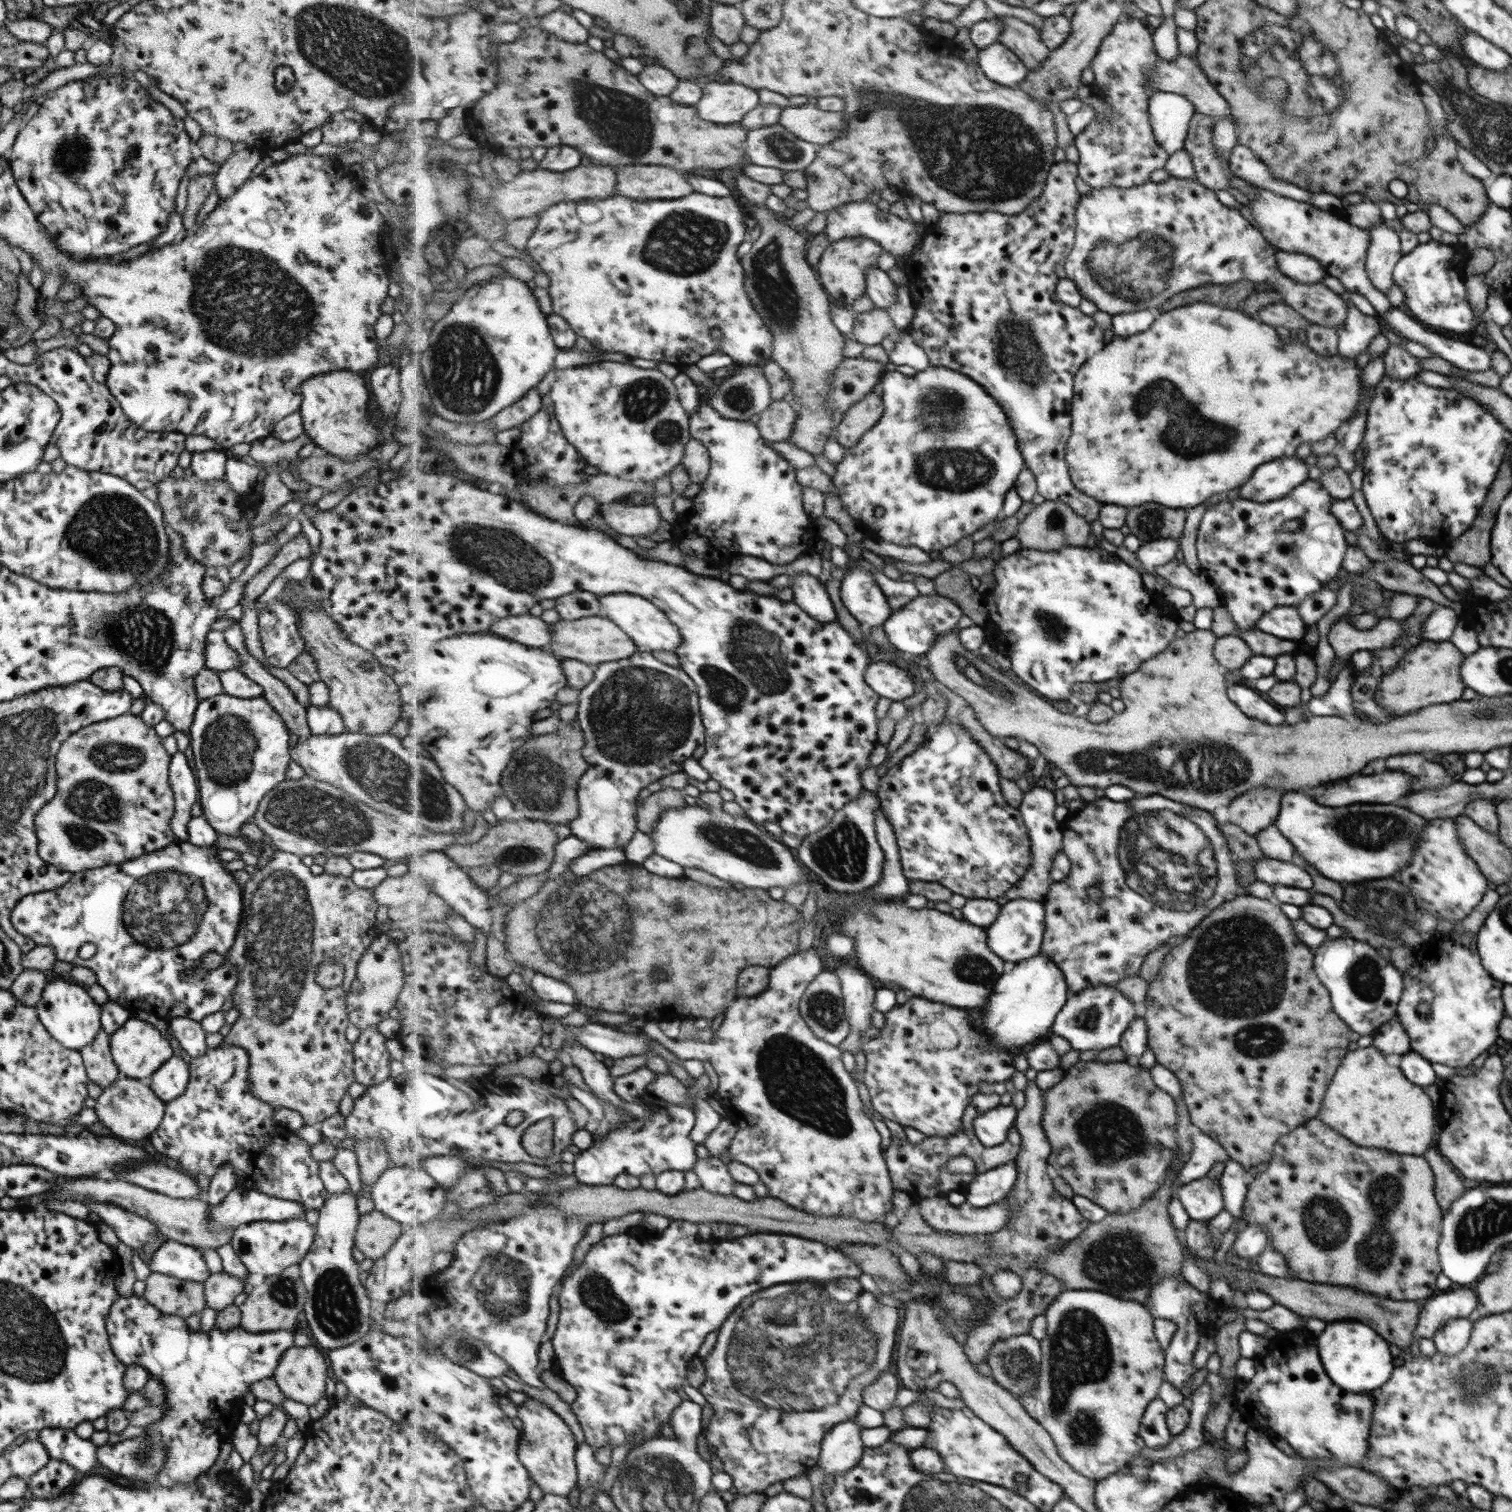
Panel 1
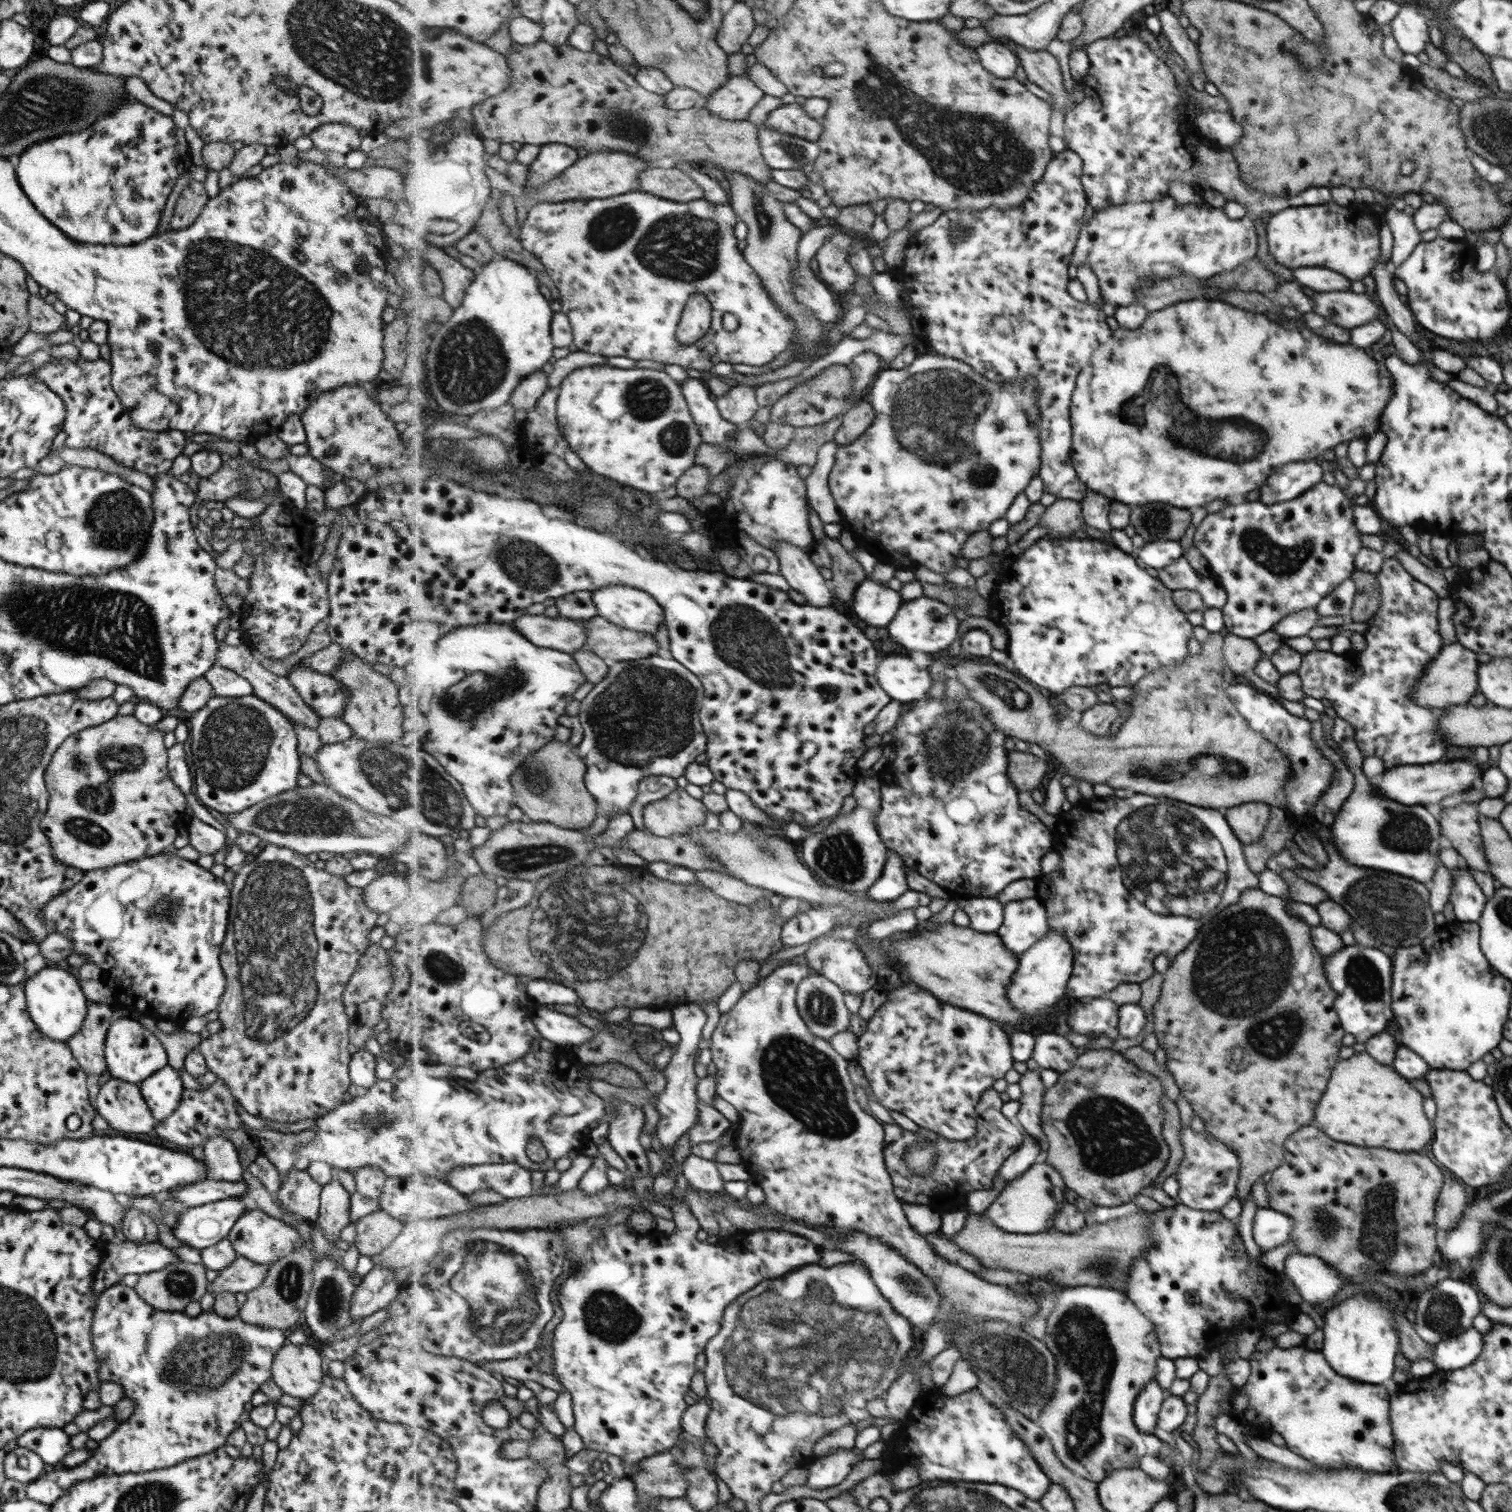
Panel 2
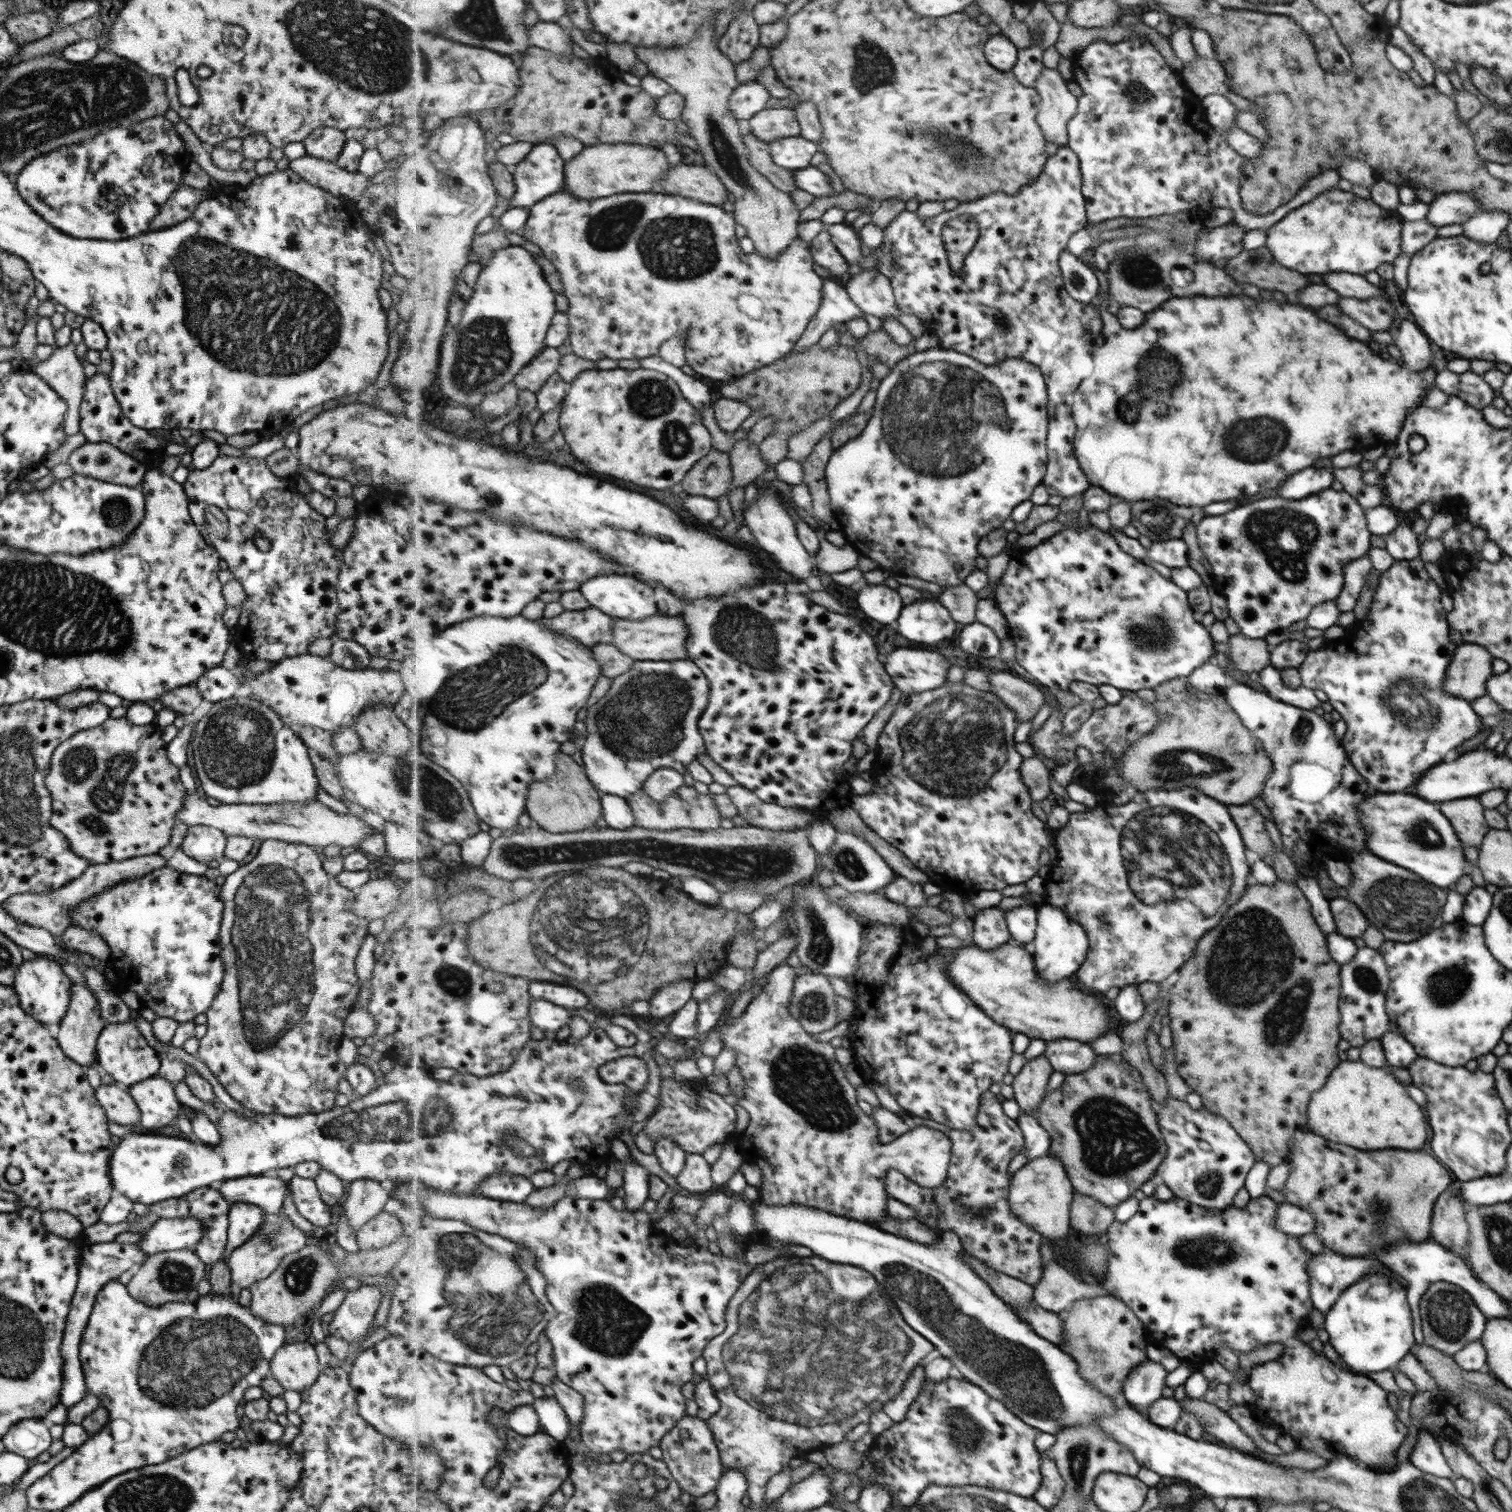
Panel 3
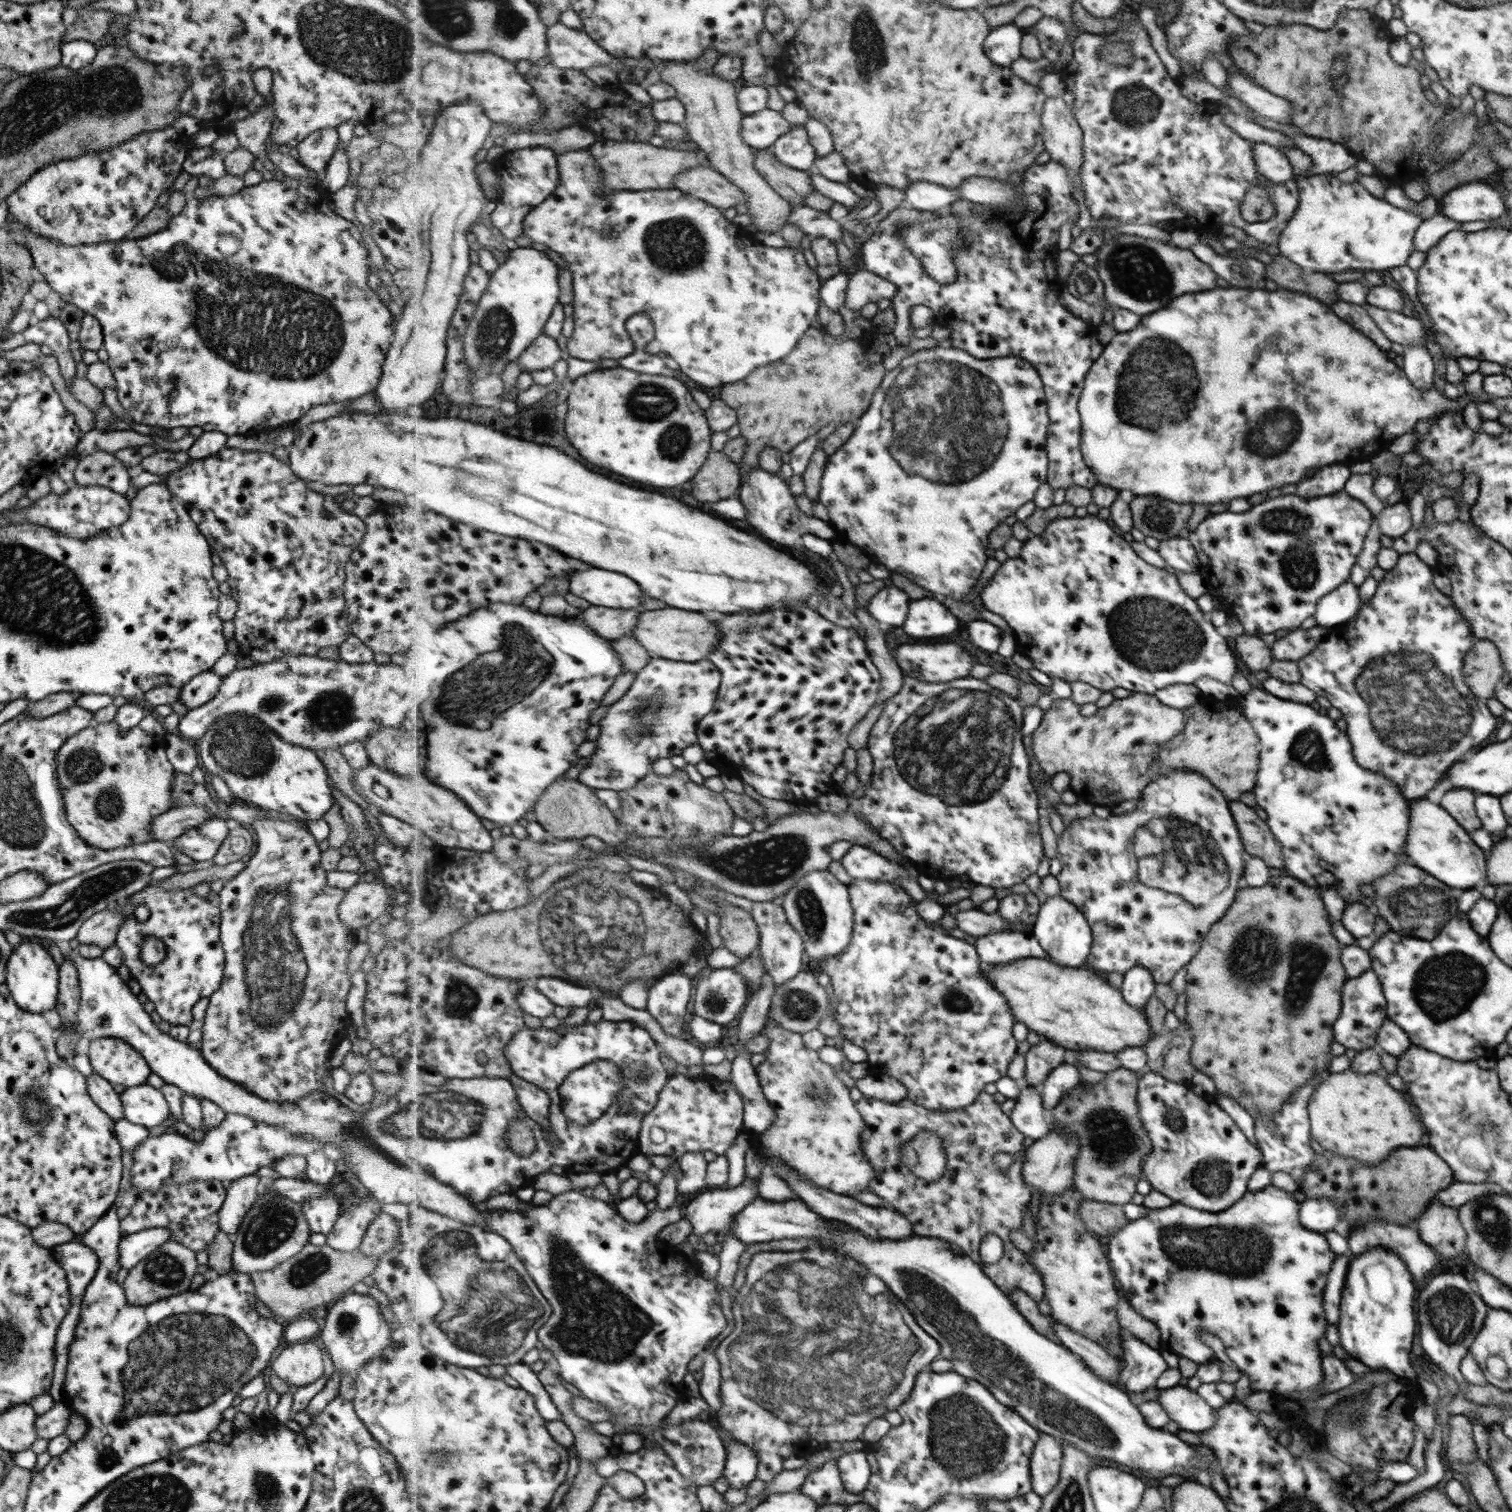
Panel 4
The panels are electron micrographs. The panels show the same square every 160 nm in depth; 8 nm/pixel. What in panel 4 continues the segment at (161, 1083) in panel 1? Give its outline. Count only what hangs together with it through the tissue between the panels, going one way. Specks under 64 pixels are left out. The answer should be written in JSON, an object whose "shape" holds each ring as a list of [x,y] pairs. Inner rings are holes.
{"shape":[[[147,1082],[124,1087],[118,1096],[123,1110],[122,1118],[131,1124],[149,1129],[161,1124],[170,1114],[159,1088],[155,1089]]]}

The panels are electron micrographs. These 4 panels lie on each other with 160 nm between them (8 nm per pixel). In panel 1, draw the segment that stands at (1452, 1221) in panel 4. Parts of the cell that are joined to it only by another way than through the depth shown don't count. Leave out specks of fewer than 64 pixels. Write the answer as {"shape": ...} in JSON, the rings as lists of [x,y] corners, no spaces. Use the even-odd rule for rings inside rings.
{"shape":[[[1373,1045],[1347,1052],[1342,1064],[1334,1072],[1335,1080],[1330,1080],[1331,1088],[1326,1088],[1327,1100],[1323,1100],[1323,1112],[1319,1112],[1319,1116],[1315,1118],[1329,1125],[1337,1133],[1343,1132],[1343,1136],[1347,1136],[1347,1140],[1351,1140],[1353,1144],[1421,1156],[1433,1140],[1433,1106],[1419,1086],[1407,1082],[1401,1070],[1395,1066],[1387,1066],[1383,1058],[1384,1055]],[[1435,1150],[1425,1152],[1423,1156],[1427,1156],[1427,1162],[1431,1164],[1431,1173],[1434,1174],[1434,1194],[1442,1211],[1445,1212],[1451,1206],[1451,1202],[1463,1194],[1465,1190],[1463,1180],[1461,1176],[1455,1174],[1455,1170],[1449,1164],[1443,1162],[1443,1158]]]}

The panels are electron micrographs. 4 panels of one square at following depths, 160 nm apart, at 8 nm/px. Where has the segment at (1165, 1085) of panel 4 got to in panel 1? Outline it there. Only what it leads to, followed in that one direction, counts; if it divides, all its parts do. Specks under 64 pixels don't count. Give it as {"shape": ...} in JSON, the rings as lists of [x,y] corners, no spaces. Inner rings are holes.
{"shape":[[[1197,1178],[1180,1185],[1175,1194],[1188,1217],[1193,1220],[1208,1221],[1224,1208],[1222,1190],[1217,1178]]]}

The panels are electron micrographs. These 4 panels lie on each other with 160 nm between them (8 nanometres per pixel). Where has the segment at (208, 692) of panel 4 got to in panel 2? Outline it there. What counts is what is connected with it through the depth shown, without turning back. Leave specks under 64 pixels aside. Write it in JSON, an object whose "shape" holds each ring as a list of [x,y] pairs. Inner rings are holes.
{"shape":[[[217,666],[209,668],[203,678],[211,685],[214,697],[241,697],[249,696],[253,690],[247,680],[238,676],[236,672]]]}

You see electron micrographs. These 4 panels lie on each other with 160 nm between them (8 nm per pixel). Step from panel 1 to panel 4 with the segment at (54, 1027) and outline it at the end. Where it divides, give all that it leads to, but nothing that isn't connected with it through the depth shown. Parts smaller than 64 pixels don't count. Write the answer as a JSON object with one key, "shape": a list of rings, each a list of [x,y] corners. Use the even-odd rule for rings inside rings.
{"shape":[[[27,939],[12,947],[5,963],[5,980],[15,1004],[19,1008],[35,1014],[42,1014],[55,1008],[58,983],[58,967],[51,955],[37,942]]]}

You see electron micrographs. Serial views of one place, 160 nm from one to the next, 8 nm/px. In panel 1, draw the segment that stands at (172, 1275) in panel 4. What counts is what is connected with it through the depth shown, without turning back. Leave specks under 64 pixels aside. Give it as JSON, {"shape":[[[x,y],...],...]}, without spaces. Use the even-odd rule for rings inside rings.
{"shape":[[[152,1272],[144,1283],[142,1297],[163,1314],[185,1319],[191,1314],[200,1313],[206,1305],[202,1282]]]}

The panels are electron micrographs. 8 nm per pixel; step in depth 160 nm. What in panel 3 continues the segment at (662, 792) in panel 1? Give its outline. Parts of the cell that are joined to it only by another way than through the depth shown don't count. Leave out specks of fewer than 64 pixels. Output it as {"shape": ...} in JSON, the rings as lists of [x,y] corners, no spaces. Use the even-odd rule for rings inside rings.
{"shape":[[[683,785],[677,792],[669,795],[664,801],[653,800],[645,788],[629,798],[636,821],[635,825],[660,831],[673,831],[674,829],[693,829],[710,831],[721,826],[722,812],[716,803],[715,795],[700,794],[692,786]]]}

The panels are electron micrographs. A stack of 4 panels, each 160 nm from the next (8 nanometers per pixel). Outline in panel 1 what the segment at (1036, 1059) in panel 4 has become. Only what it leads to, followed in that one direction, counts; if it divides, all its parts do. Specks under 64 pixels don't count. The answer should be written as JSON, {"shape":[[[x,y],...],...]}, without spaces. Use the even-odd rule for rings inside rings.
{"shape":[[[1029,1081],[1025,1091],[1027,1106],[1018,1112],[1015,1127],[1022,1135],[1022,1149],[1016,1160],[1019,1177],[1013,1192],[1001,1200],[1009,1201],[1016,1214],[1003,1230],[990,1235],[991,1250],[994,1250],[992,1256],[984,1256],[975,1262],[983,1270],[982,1278],[976,1285],[985,1292],[993,1309],[981,1324],[974,1325],[964,1344],[965,1352],[974,1365],[985,1363],[994,1344],[1001,1339],[1013,1342],[1022,1334],[1028,1334],[1033,1318],[1047,1312],[1051,1303],[1067,1290],[1066,1284],[1059,1280],[1058,1276],[1053,1276],[1050,1272],[1039,1268],[1039,1259],[1049,1258],[1053,1251],[1061,1250],[1067,1242],[1071,1244],[1089,1226],[1089,1222],[1075,1208],[1074,1201],[1065,1198],[1054,1185],[1053,1170],[1049,1162],[1054,1149],[1042,1124],[1046,1111],[1046,1101],[1043,1101],[1041,1096],[1043,1090],[1039,1088],[1036,1081]],[[1000,1270],[1010,1270],[1024,1281],[1023,1288],[1015,1299],[1003,1298],[998,1293],[992,1276]]]}

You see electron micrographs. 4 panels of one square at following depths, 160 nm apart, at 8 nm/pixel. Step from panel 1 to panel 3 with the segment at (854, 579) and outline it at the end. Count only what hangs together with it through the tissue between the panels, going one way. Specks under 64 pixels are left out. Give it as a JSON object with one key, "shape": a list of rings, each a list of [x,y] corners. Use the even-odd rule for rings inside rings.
{"shape":[[[862,583],[857,587],[857,603],[866,618],[883,625],[896,625],[903,612],[905,602],[897,589],[889,586]]]}

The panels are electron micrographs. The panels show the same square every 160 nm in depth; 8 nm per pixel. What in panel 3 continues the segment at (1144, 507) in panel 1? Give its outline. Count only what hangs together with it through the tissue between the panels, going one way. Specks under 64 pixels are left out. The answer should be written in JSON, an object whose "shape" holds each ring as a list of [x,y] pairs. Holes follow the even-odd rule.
{"shape":[[[1139,499],[1130,506],[1129,524],[1152,543],[1165,542],[1171,538],[1181,538],[1181,528],[1185,528],[1191,514],[1191,507],[1179,506],[1167,500]]]}

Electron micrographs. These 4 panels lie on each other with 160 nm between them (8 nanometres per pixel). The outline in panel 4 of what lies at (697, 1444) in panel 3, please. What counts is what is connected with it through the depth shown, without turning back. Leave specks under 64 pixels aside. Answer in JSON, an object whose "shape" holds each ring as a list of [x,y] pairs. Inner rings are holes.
{"shape":[[[693,1418],[669,1429],[659,1428],[653,1432],[651,1438],[668,1452],[683,1476],[698,1486],[712,1486],[715,1480],[724,1476],[728,1449],[724,1445],[719,1431],[713,1428],[709,1421],[704,1422]]]}

